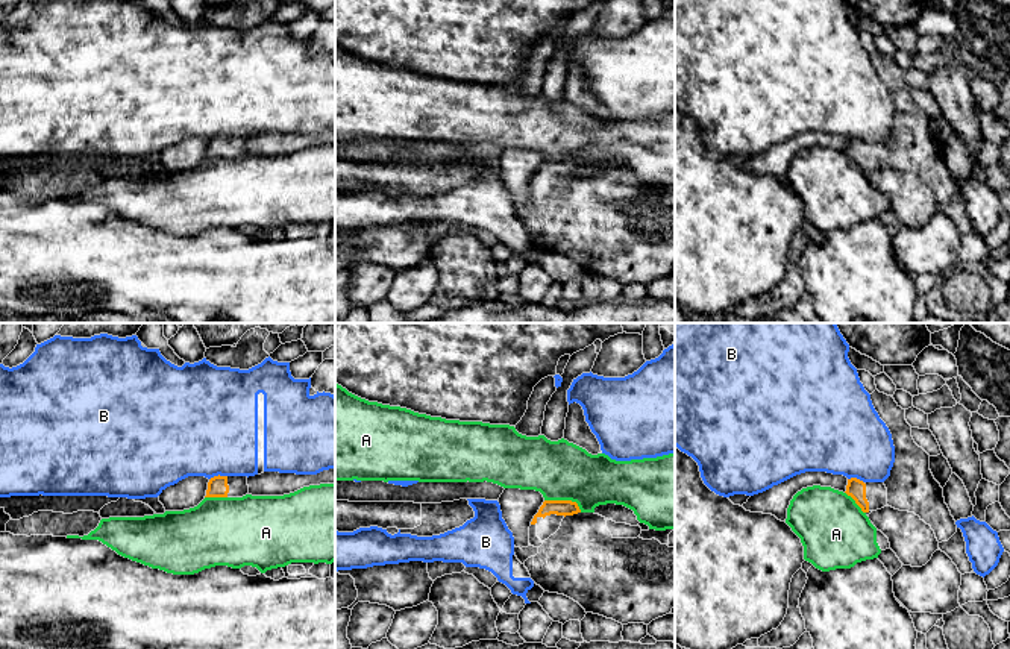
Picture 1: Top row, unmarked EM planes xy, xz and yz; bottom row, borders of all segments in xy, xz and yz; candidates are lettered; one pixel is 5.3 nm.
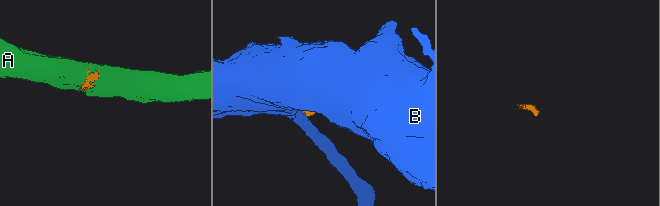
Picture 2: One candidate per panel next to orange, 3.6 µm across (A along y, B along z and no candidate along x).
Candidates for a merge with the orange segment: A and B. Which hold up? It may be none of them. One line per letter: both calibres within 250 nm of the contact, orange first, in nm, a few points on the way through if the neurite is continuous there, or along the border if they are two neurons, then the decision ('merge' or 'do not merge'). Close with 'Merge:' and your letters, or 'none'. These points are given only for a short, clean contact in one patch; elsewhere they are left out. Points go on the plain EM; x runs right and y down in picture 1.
A: 80 nm thick on the orange side, 320 nm on the other; border along xz (545, 159), (570, 159), (581, 172); do not merge
B: 110 nm thick on the orange side, 500 nm on the other; border along xy (226, 135), (214, 135), (210, 140); do not merge
Merge: none

